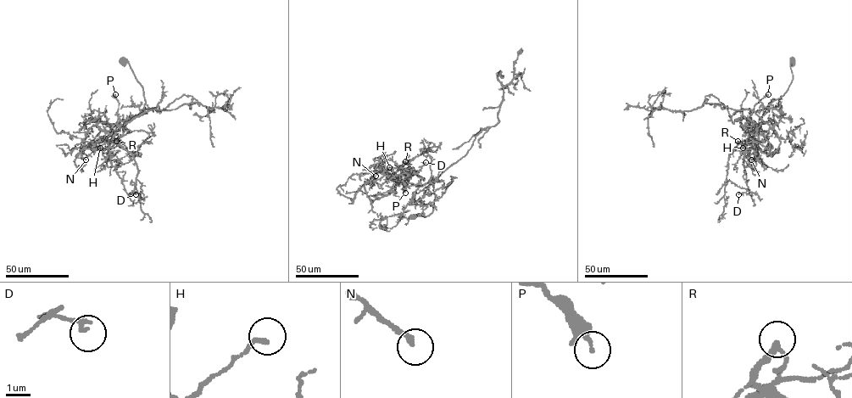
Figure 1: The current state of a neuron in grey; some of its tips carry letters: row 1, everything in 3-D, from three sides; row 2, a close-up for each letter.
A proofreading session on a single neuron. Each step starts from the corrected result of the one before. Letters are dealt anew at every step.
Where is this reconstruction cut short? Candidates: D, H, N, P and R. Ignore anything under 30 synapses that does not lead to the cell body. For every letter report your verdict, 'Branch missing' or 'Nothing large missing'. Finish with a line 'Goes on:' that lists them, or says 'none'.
D: Nothing large missing
H: Nothing large missing
N: Branch missing
P: Nothing large missing
R: Branch missing
Goes on: N, R

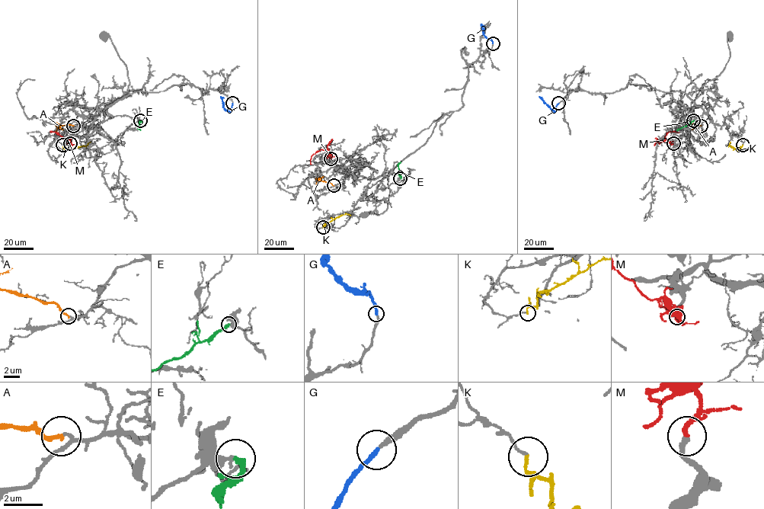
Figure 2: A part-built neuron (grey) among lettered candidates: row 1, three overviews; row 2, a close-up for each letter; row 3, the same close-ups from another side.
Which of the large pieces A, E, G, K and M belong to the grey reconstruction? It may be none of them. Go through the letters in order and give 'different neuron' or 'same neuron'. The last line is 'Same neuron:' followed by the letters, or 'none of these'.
A: different neuron
E: different neuron
G: same neuron
K: different neuron
M: same neuron
Same neuron: G, M

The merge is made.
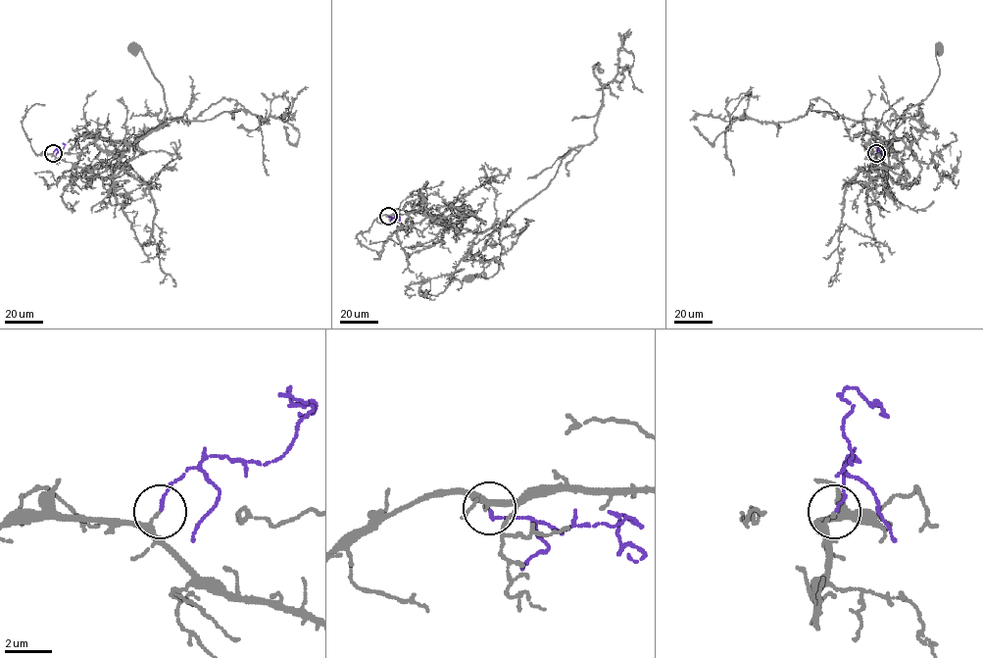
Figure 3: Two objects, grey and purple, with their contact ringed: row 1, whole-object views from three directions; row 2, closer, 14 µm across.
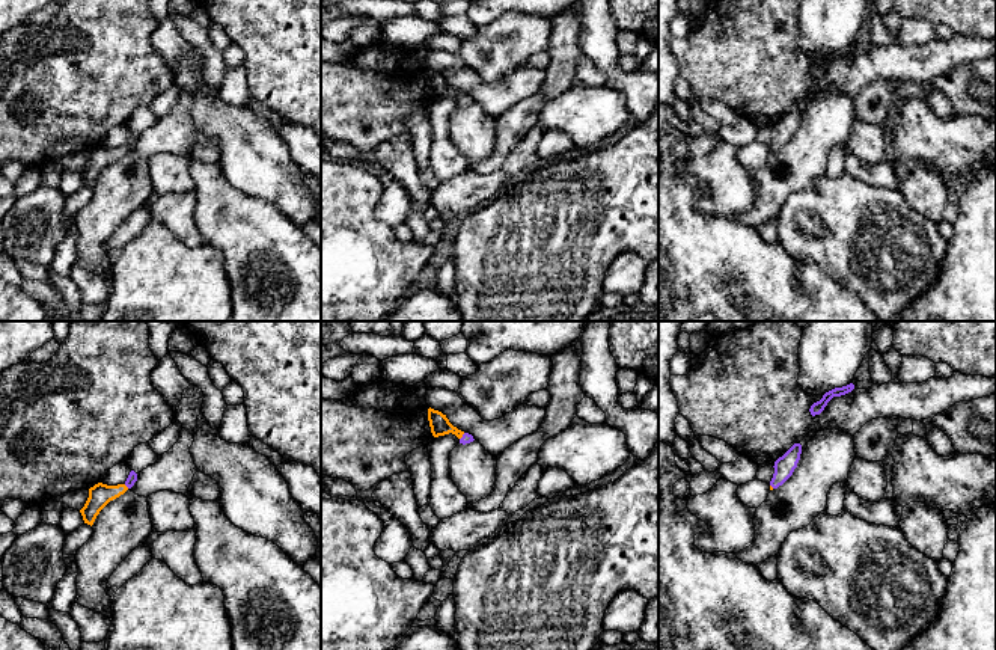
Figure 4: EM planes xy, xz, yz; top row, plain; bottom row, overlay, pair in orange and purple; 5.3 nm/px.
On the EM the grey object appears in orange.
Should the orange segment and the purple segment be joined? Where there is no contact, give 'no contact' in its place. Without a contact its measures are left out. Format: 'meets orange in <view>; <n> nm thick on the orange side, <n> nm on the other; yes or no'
meets orange in xy; 120 nm thick on the orange side, 50 nm on the other; yes

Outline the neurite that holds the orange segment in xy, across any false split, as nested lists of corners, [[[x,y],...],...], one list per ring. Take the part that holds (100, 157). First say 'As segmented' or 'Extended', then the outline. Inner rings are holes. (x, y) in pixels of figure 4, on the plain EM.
Extended. [[[134,133],[130,134],[127,143],[118,148],[107,148],[102,145],[95,146],[89,151],[89,160],[84,169],[80,172],[84,185],[93,187],[99,173],[113,161],[124,157],[128,151],[134,148],[137,143],[137,136]]]

